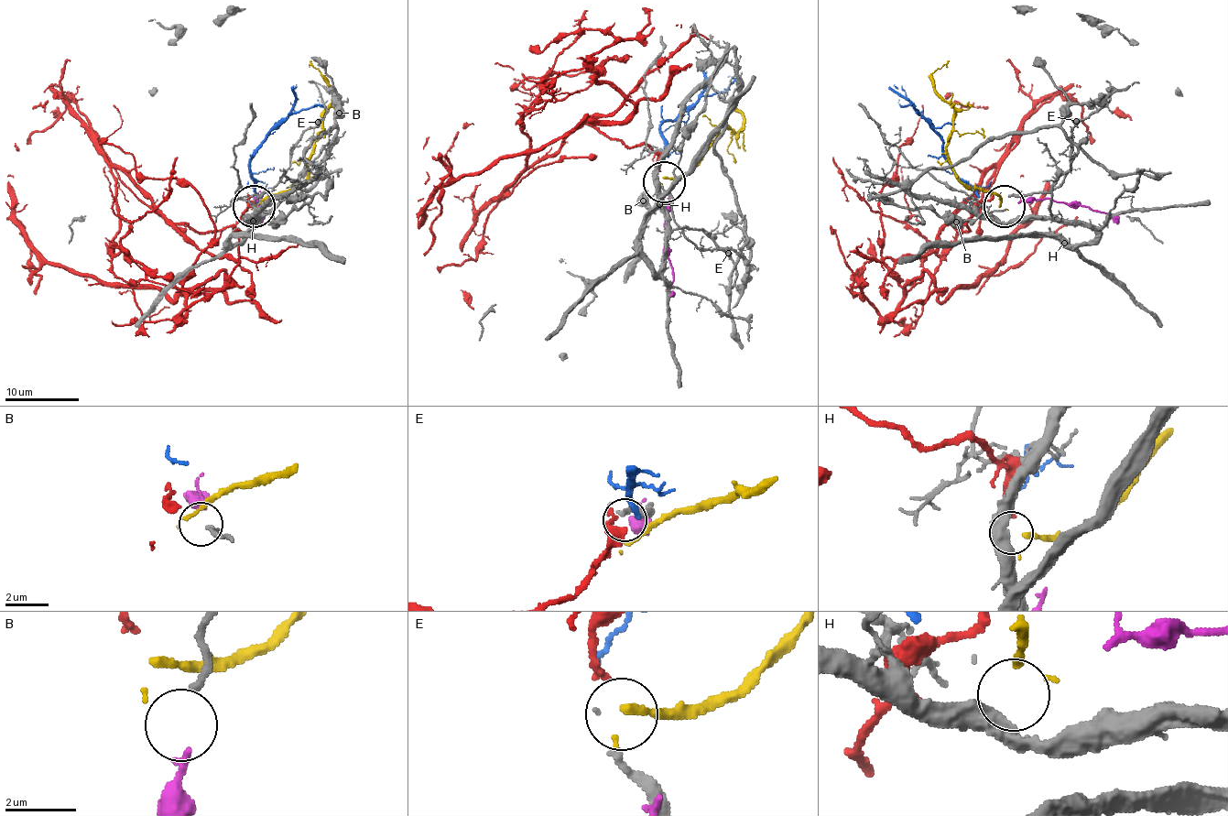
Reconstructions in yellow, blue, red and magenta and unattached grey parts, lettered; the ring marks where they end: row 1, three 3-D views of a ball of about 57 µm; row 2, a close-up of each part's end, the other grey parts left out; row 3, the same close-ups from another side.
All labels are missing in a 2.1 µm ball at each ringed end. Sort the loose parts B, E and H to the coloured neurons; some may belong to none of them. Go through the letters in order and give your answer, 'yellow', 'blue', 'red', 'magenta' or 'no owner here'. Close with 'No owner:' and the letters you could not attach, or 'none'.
B: magenta
E: red
H: yellow
No owner: none

